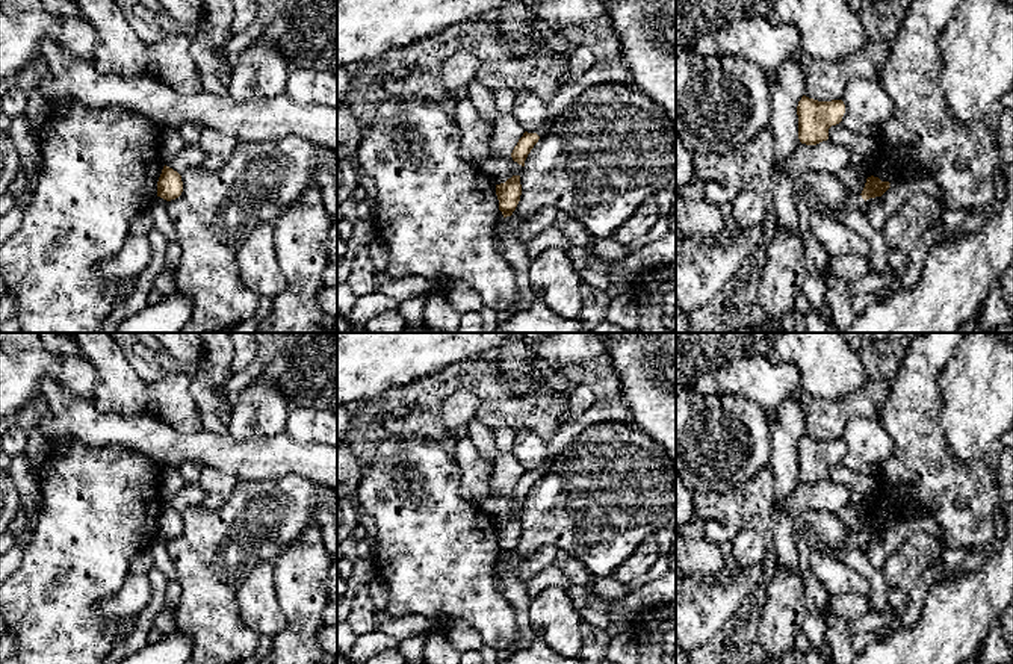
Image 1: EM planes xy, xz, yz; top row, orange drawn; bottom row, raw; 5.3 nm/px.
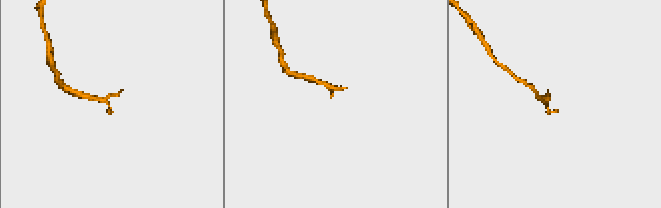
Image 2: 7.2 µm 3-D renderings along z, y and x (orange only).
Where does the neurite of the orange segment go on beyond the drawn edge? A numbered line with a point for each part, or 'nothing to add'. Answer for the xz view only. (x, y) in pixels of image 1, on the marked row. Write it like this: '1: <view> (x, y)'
nothing to add

